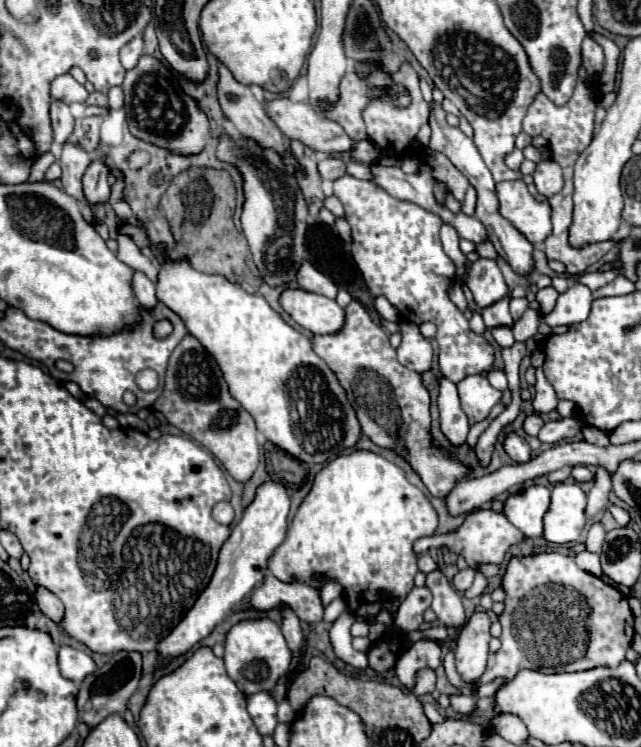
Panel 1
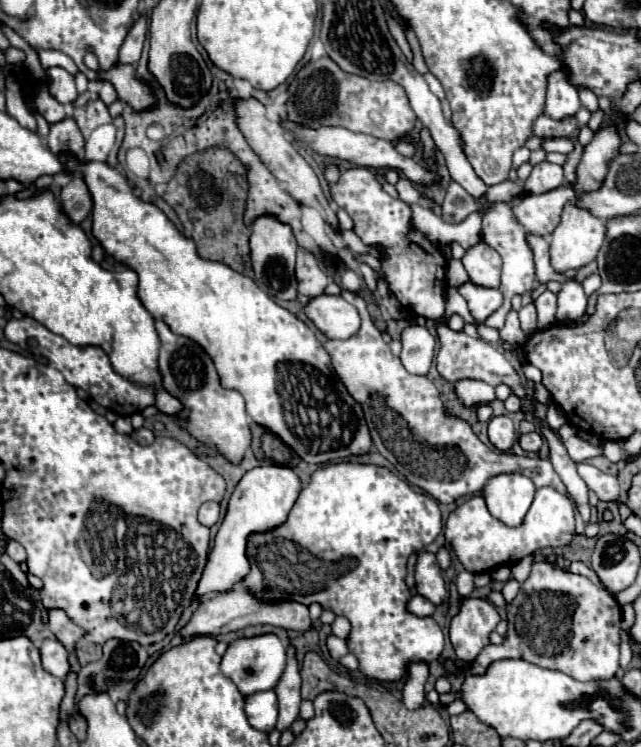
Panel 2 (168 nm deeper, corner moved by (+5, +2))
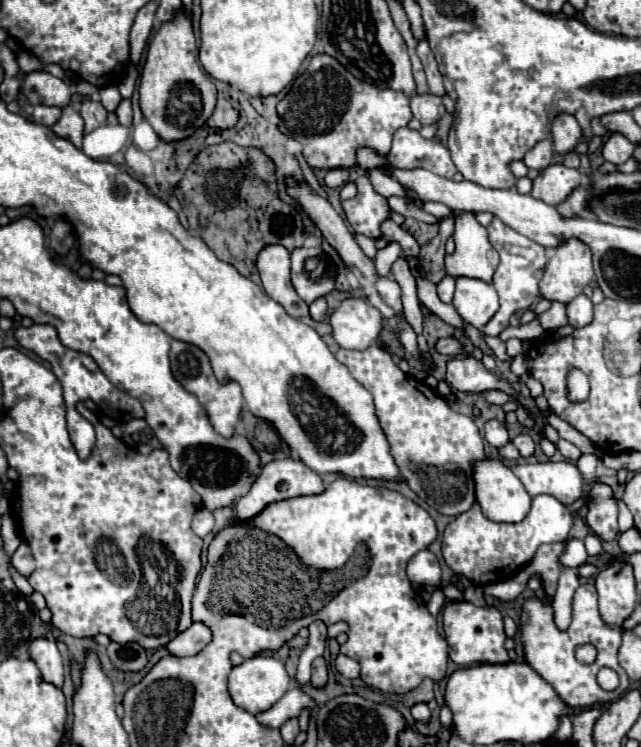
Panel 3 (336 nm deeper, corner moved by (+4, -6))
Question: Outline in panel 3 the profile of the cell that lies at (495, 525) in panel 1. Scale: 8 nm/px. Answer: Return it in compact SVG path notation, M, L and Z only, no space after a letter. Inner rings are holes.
M536 495L532 499L532 509L520 523L494 523L484 517L480 505L474 503L466 513L458 515L452 523L446 525L442 537L442 553L446 565L470 579L474 585L496 583L512 577L534 557L536 549L542 543L564 541L572 529L572 515L566 505L562 505L552 495Z

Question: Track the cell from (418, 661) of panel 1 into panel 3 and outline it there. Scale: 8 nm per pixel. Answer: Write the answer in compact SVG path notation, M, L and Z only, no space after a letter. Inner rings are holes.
M416 703L416 705L410 709L410 713L412 713L412 717L414 717L416 721L422 721L422 723L428 723L428 719L430 719L430 709L428 709L426 703Z

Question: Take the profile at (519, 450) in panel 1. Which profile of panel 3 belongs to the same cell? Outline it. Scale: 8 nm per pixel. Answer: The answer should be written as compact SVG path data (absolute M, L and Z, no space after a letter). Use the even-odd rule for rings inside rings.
M492 419L492 421L486 423L484 437L486 437L486 441L488 441L492 447L496 447L496 449L500 449L500 447L504 447L506 443L510 443L506 425L500 423L500 421L496 421L496 419Z

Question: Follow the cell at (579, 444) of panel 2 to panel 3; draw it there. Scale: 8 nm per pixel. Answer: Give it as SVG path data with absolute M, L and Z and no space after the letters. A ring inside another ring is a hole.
M560 439L558 443L556 443L556 447L558 447L558 451L568 459L568 461L572 461L572 463L576 463L578 459L580 459L580 449L578 447L574 447L570 441L566 441L566 439Z

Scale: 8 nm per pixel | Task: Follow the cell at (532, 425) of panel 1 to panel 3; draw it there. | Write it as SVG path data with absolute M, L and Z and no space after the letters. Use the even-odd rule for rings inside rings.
M522 433L522 435L514 437L514 439L512 439L512 443L520 449L520 455L522 455L522 457L530 457L530 455L534 453L534 447L536 447L536 443L532 441L532 437L530 437L530 435L526 435L526 433Z

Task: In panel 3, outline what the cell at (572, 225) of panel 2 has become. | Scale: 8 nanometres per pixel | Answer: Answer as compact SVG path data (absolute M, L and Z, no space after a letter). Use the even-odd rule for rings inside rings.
M580 239L562 241L546 263L540 295L548 301L568 303L594 279L592 251Z

